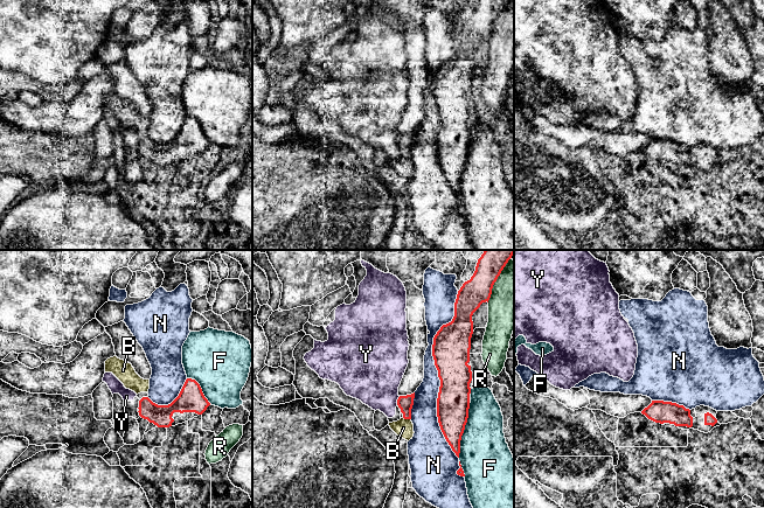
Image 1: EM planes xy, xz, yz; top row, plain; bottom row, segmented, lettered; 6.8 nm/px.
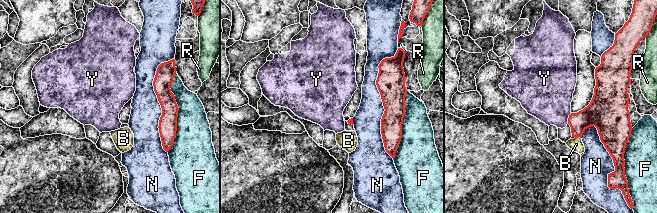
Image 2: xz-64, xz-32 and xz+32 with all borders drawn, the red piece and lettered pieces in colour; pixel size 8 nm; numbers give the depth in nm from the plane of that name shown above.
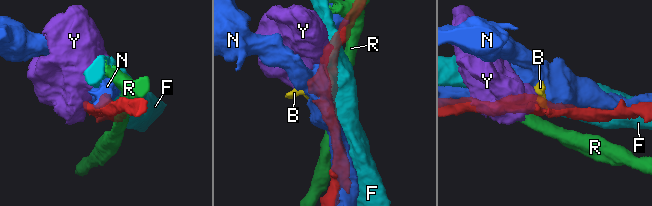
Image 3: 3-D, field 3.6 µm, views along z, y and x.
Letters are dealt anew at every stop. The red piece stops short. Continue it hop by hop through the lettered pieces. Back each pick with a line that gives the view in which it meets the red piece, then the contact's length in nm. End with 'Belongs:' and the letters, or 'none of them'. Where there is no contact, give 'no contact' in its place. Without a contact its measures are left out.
B: xz | 60 nm
Belongs: B

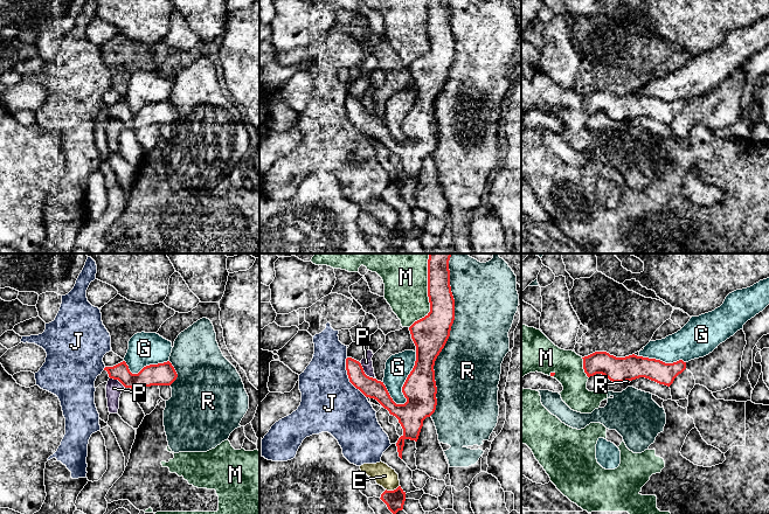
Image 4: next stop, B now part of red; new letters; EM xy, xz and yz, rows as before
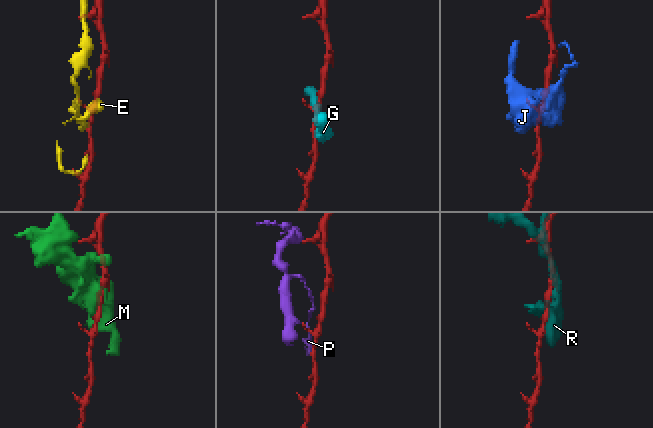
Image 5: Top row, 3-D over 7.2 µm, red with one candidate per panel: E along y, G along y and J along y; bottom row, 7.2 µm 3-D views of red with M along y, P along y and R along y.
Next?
Belongs: none of them

